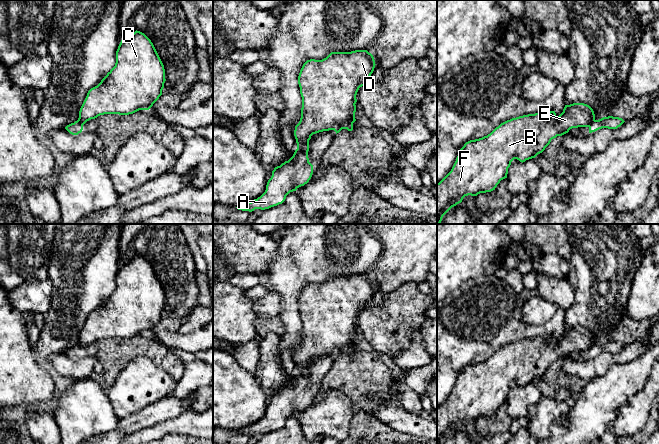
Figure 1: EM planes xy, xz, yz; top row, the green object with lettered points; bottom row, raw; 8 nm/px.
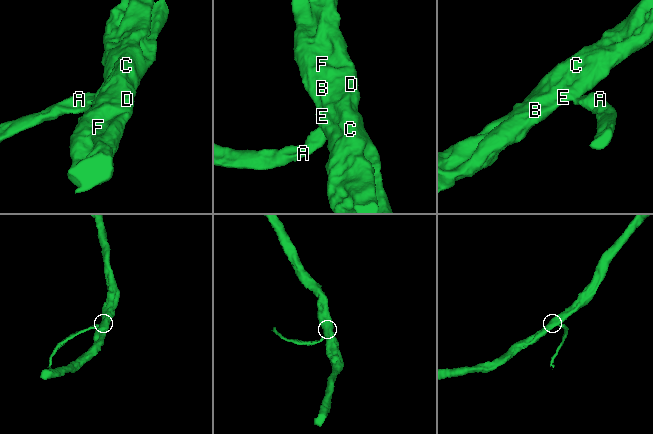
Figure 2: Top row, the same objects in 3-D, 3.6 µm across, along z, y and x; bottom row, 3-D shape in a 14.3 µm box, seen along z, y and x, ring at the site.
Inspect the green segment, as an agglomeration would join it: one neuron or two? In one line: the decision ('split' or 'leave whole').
split

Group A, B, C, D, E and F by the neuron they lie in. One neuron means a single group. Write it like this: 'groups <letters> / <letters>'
groups A / B C D E F

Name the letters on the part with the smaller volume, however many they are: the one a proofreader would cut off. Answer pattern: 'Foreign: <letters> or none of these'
Foreign: A

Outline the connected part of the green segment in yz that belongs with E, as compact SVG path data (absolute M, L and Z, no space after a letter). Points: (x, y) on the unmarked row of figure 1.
M573 327L565 329L559 340L555 335L519 340L501 347L487 360L466 366L451 395L437 407L437 444L442 444L465 420L477 420L495 414L500 405L507 402L508 392L514 383L523 387L535 382L552 363L568 357L572 352L589 351L594 344L595 338L589 329Z

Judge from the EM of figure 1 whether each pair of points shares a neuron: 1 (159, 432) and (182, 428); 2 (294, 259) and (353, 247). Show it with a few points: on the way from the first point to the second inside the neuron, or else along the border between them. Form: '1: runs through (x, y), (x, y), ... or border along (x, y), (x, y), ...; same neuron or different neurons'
1: runs through (165, 428), (176, 428); same neuron
2: runs through (309, 252), (314, 247), (338, 247); same neuron

